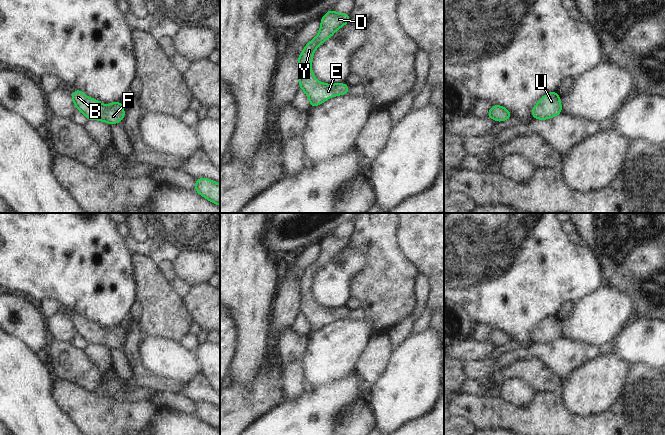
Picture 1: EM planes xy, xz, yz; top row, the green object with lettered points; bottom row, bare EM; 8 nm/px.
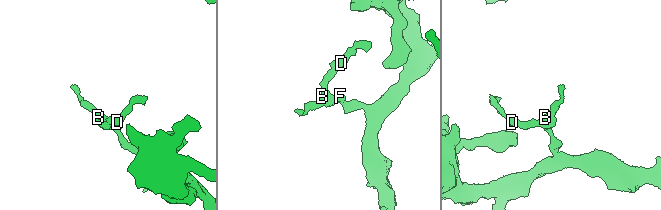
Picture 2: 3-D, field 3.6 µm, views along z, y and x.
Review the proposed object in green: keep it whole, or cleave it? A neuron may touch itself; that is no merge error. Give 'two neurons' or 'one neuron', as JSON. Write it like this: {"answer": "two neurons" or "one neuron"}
{"answer": "one neuron"}

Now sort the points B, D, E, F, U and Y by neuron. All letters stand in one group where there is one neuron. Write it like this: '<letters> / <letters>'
B D E F U Y

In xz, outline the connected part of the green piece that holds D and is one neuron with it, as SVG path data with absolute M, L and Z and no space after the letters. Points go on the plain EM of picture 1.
M330 233L321 241L321 250L314 263L309 265L298 280L299 312L308 320L310 331L317 331L330 321L346 319L349 311L346 307L326 308L318 305L311 293L314 275L333 258L346 249L350 244L350 237L336 237Z

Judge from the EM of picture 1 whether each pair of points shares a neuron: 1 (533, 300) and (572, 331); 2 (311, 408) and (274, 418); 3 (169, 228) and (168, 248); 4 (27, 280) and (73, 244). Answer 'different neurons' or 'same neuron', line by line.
1: different neurons
2: same neuron
3: different neurons
4: same neuron

